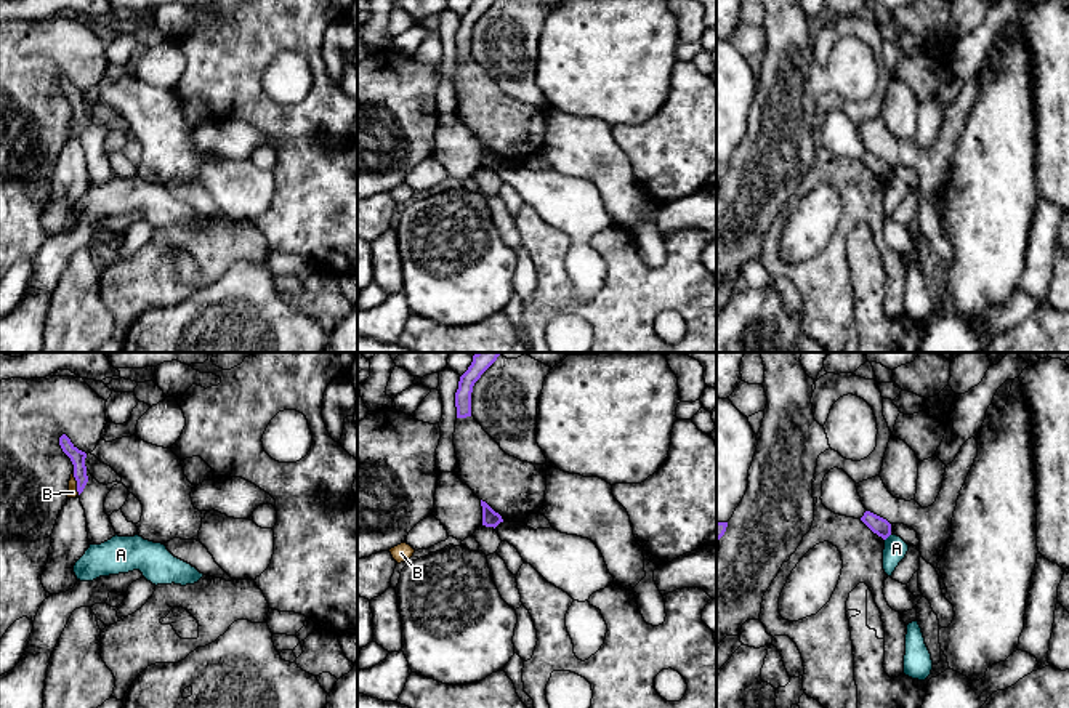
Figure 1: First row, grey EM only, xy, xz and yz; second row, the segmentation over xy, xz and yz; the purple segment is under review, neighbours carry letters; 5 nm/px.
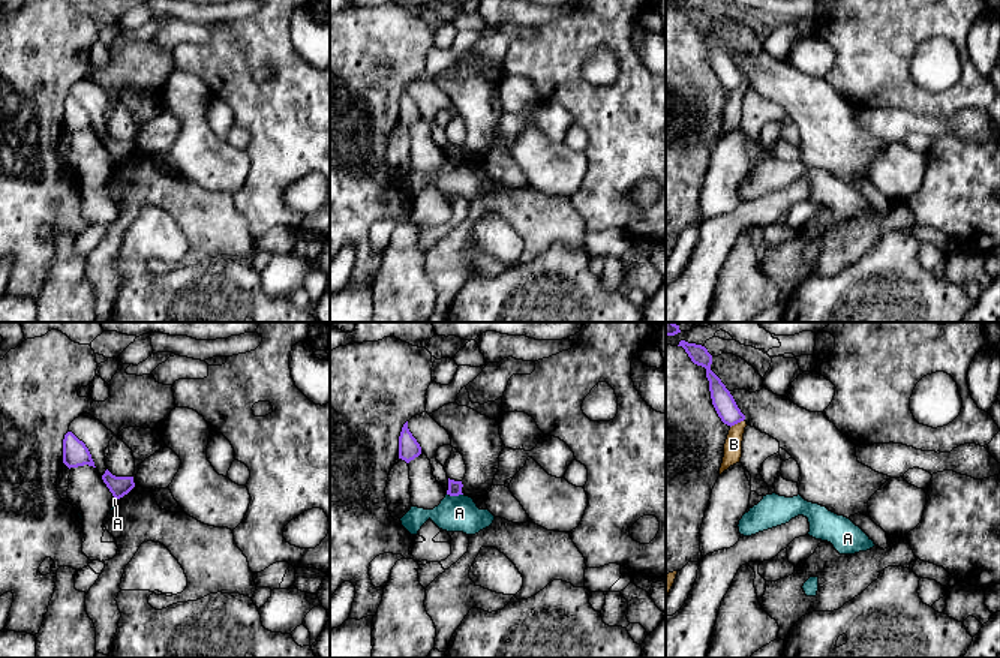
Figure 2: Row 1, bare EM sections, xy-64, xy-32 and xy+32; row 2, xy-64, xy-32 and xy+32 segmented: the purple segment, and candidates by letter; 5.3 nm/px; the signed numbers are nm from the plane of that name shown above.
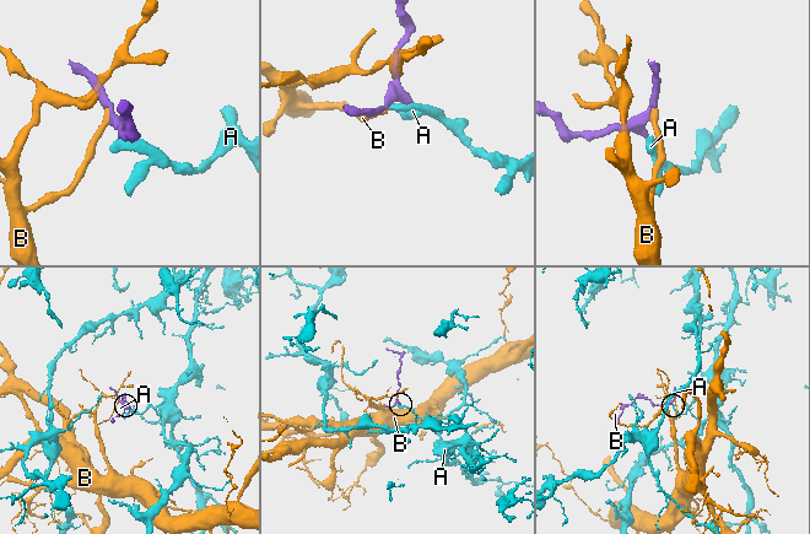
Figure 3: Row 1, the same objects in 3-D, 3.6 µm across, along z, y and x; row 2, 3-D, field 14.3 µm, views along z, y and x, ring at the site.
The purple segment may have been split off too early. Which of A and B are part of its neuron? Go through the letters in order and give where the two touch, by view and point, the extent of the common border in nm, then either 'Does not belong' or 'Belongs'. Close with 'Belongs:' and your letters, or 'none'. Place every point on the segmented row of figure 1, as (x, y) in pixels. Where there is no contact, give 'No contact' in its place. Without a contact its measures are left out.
A: Touches purple at yz (888, 535). Shared border 50 nm. Does not belong
B: Touches purple at xy (77, 482). Shared border 120 nm. Does not belong
Belongs: none

